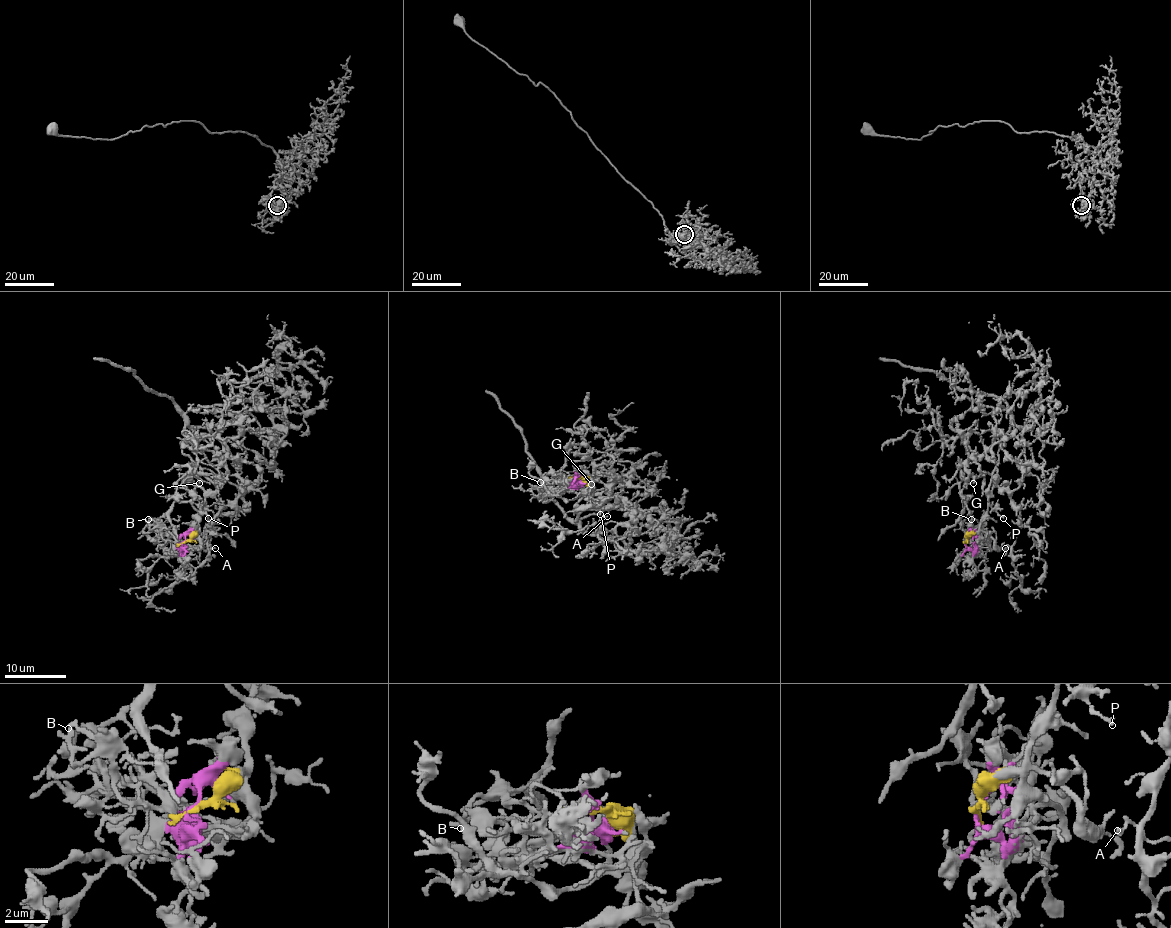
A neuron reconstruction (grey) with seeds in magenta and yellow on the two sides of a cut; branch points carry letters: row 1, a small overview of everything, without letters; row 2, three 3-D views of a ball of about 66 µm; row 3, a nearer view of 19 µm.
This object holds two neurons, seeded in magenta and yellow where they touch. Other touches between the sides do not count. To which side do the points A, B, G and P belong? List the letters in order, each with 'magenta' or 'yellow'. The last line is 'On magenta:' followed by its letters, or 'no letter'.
A: yellow
B: magenta
G: yellow
P: yellow
On magenta: B

